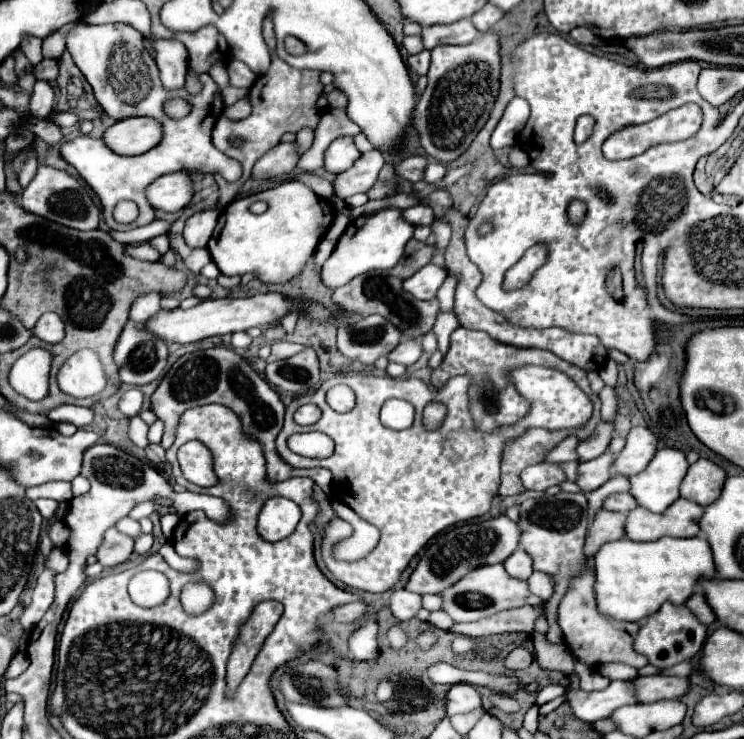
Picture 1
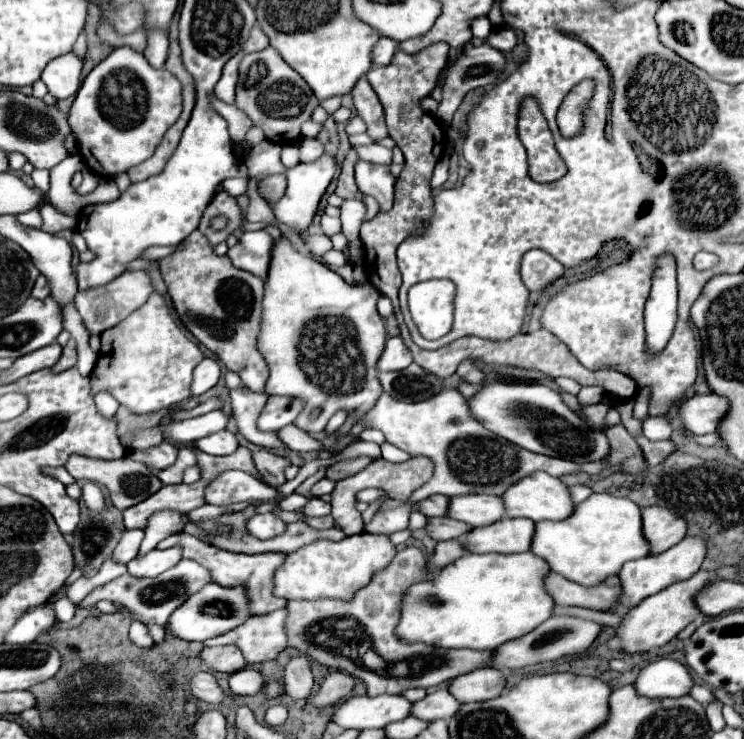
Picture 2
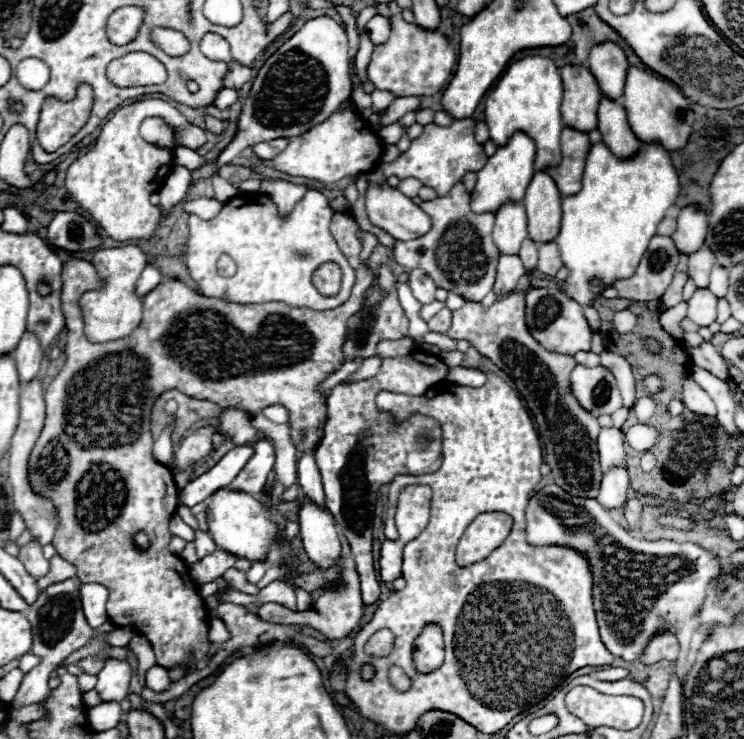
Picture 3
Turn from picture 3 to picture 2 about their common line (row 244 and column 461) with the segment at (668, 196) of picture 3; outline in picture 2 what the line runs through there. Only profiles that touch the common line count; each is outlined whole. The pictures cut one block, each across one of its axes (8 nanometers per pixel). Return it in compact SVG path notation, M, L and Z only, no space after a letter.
M522 552L522 554L466 554L466 556L458 558L456 562L448 564L446 568L442 568L434 576L434 580L418 582L418 584L410 586L410 590L406 592L404 602L402 602L402 618L400 618L400 624L396 628L396 634L400 638L408 640L408 642L426 642L426 644L440 646L440 648L472 648L472 650L486 650L488 648L488 650L494 650L494 648L498 648L500 644L504 644L508 640L514 640L514 638L520 638L520 636L532 632L536 626L540 626L544 620L548 620L552 616L552 610L554 610L556 602L552 600L552 596L544 588L544 580L546 580L548 574L550 574L548 562L544 562L542 558L538 558L532 552Z

